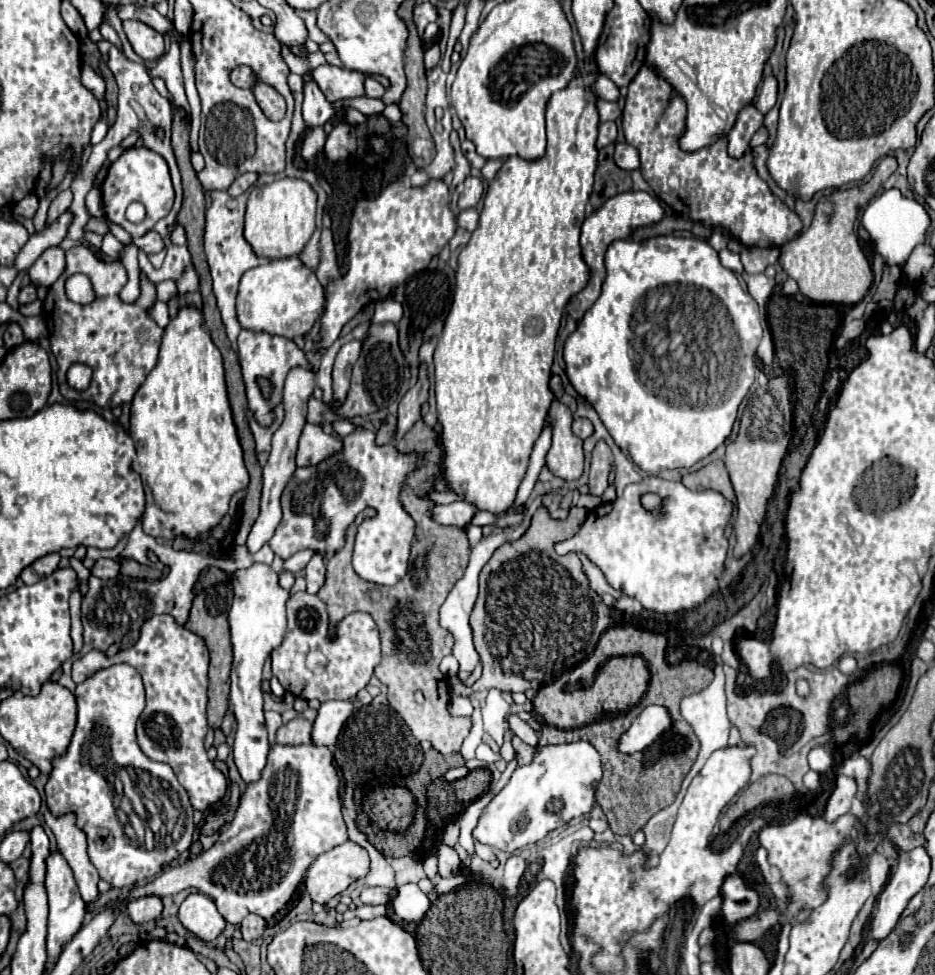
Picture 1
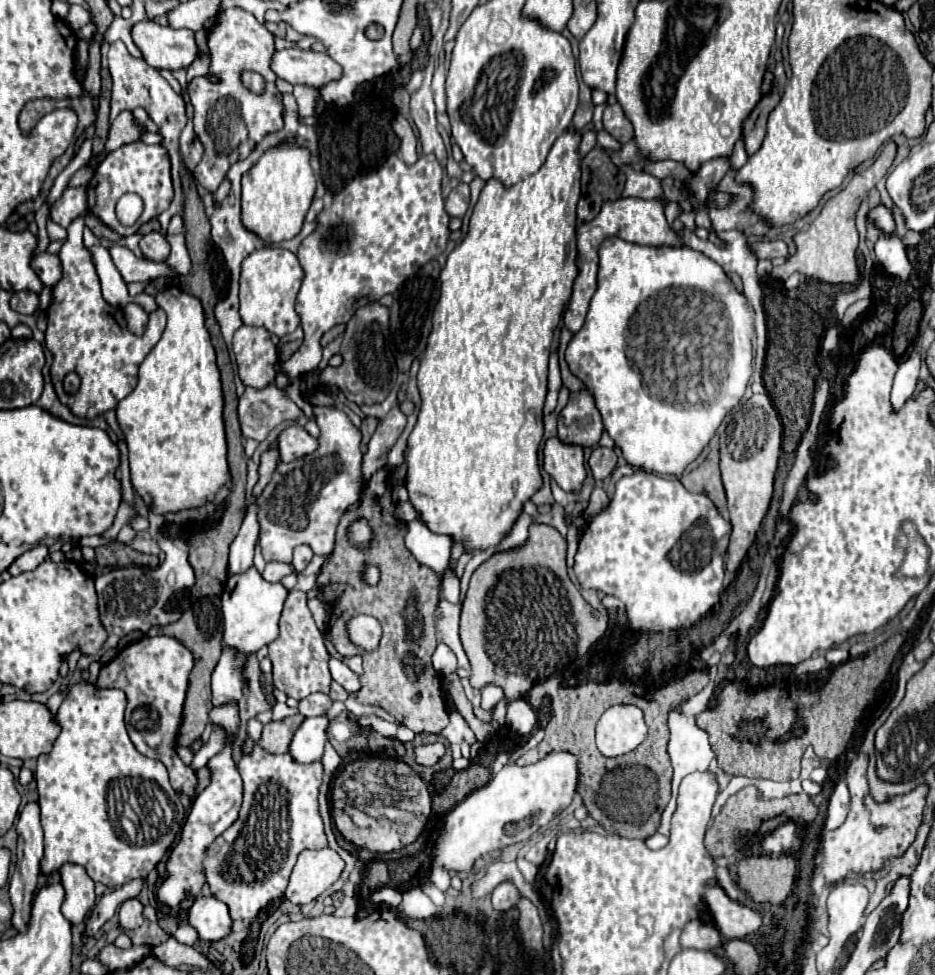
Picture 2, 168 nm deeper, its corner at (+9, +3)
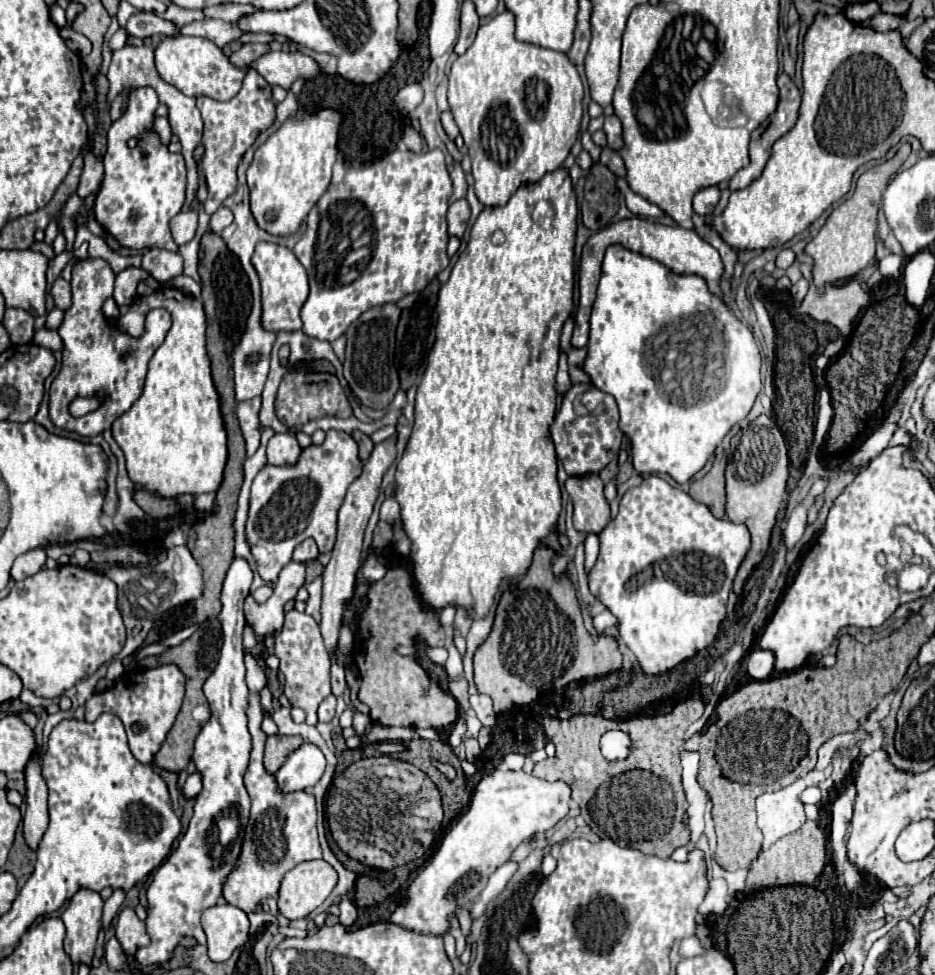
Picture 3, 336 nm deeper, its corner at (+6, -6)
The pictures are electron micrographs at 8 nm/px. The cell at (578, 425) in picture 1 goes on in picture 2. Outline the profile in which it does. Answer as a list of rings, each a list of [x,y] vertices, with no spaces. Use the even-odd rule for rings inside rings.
[[[588,390],[570,394],[568,406],[558,416],[558,438],[568,444],[596,446],[602,428],[600,414]]]

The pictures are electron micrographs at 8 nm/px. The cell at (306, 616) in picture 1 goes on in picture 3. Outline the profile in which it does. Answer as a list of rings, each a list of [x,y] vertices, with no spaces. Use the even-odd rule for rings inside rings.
[[[289,611],[281,633],[275,639],[275,655],[281,659],[279,671],[285,675],[285,695],[293,707],[301,707],[307,713],[307,725],[317,725],[317,707],[329,695],[329,655],[319,633],[319,625],[313,617]]]

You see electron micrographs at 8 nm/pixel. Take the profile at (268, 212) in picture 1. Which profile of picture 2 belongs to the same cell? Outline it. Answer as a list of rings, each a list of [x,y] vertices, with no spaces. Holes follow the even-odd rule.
[[[286,142],[268,150],[242,176],[242,224],[266,244],[278,244],[294,238],[304,222],[316,190],[316,176],[310,166],[310,152],[306,148]]]

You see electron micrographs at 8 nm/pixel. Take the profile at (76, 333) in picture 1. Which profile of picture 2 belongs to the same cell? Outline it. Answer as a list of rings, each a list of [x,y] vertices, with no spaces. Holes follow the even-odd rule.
[[[79,216],[68,226],[66,242],[58,254],[62,262],[62,278],[52,288],[52,302],[46,310],[46,348],[54,356],[50,374],[60,402],[66,404],[76,416],[94,418],[116,408],[118,402],[134,390],[138,366],[160,340],[166,326],[166,314],[160,308],[150,314],[150,322],[142,336],[128,330],[122,308],[114,308],[102,298],[100,280],[96,276],[90,252],[84,248],[84,228],[84,217]],[[68,372],[76,372],[82,380],[80,390],[72,396],[62,388],[62,380]]]

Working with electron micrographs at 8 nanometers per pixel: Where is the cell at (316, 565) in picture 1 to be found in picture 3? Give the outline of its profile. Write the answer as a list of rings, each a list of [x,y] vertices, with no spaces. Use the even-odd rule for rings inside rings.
[[[311,537],[295,547],[295,553],[293,553],[295,561],[307,563],[309,559],[315,559],[315,557],[319,557],[319,551],[317,551],[317,545],[315,545],[315,541]]]

